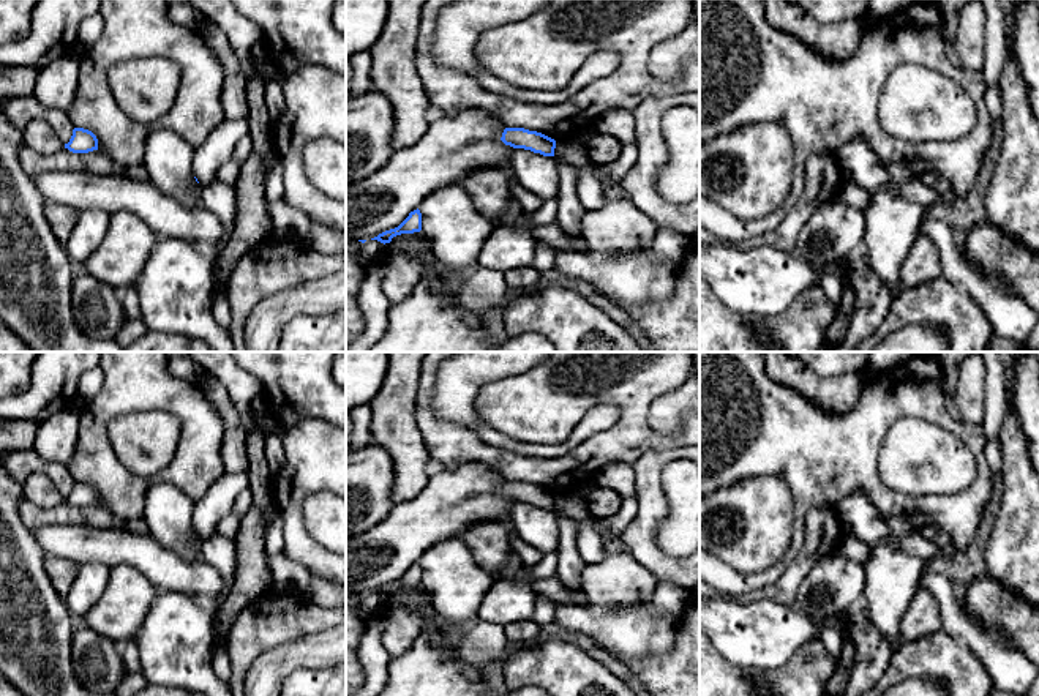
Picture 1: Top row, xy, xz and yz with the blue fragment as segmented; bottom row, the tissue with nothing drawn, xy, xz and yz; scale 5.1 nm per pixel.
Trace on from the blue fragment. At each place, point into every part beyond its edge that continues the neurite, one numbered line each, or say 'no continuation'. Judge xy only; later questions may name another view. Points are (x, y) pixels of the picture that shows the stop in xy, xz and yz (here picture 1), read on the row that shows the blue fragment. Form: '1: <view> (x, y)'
no continuation

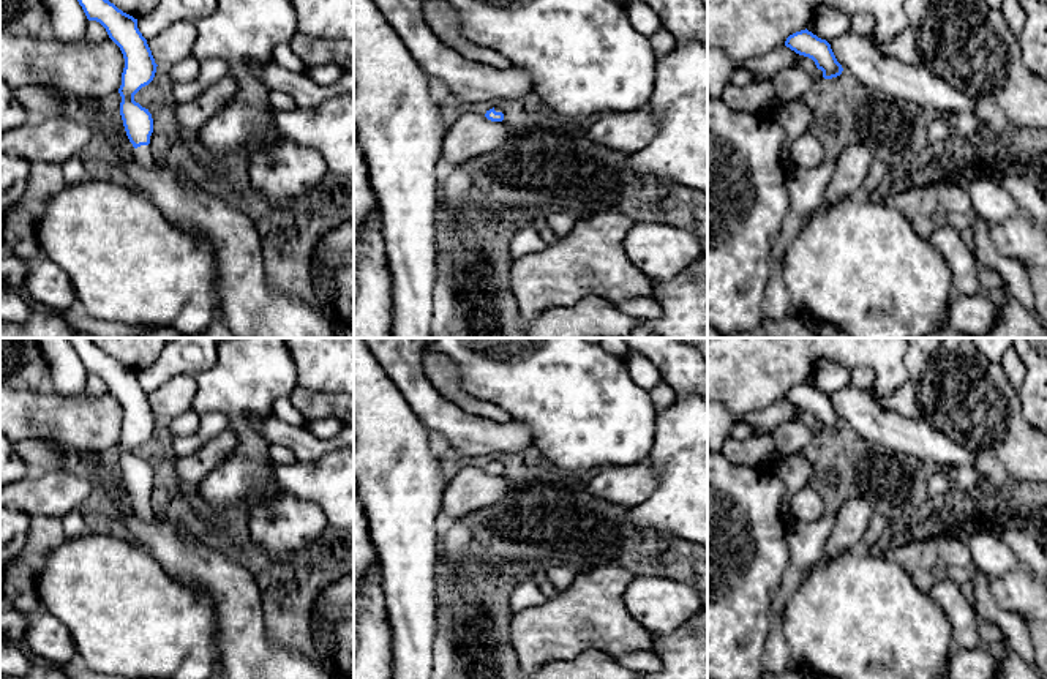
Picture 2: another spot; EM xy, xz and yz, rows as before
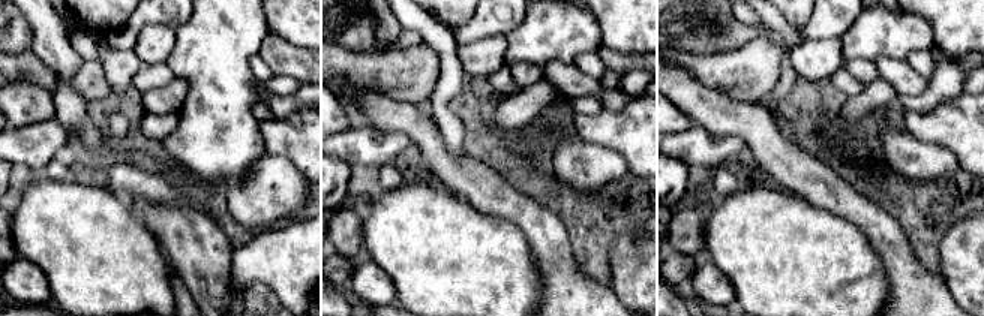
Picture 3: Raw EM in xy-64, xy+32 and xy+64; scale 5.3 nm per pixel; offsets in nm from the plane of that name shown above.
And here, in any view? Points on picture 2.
1: xy (142, 155)

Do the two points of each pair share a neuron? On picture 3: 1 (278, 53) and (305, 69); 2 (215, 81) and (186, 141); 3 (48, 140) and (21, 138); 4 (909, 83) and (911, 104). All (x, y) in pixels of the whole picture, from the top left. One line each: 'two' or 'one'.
1: one
2: one
3: one
4: two

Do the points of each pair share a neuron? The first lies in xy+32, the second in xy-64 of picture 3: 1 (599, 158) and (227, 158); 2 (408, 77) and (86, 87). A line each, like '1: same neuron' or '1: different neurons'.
1: different neurons
2: same neuron

